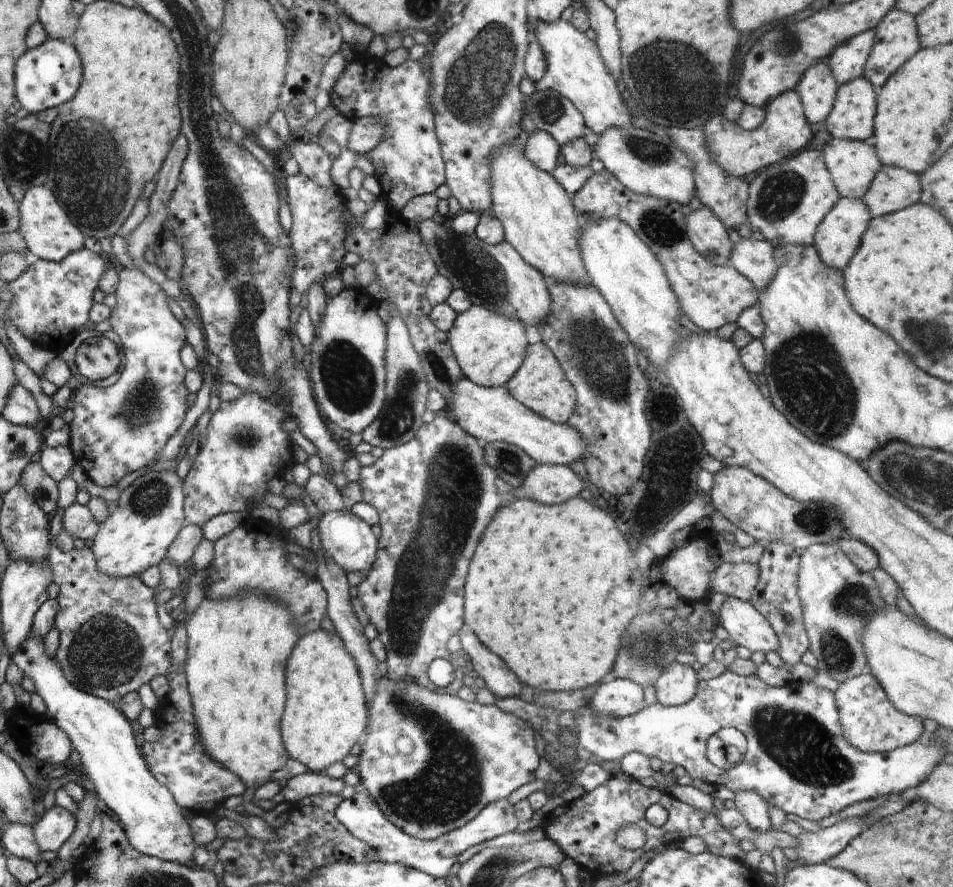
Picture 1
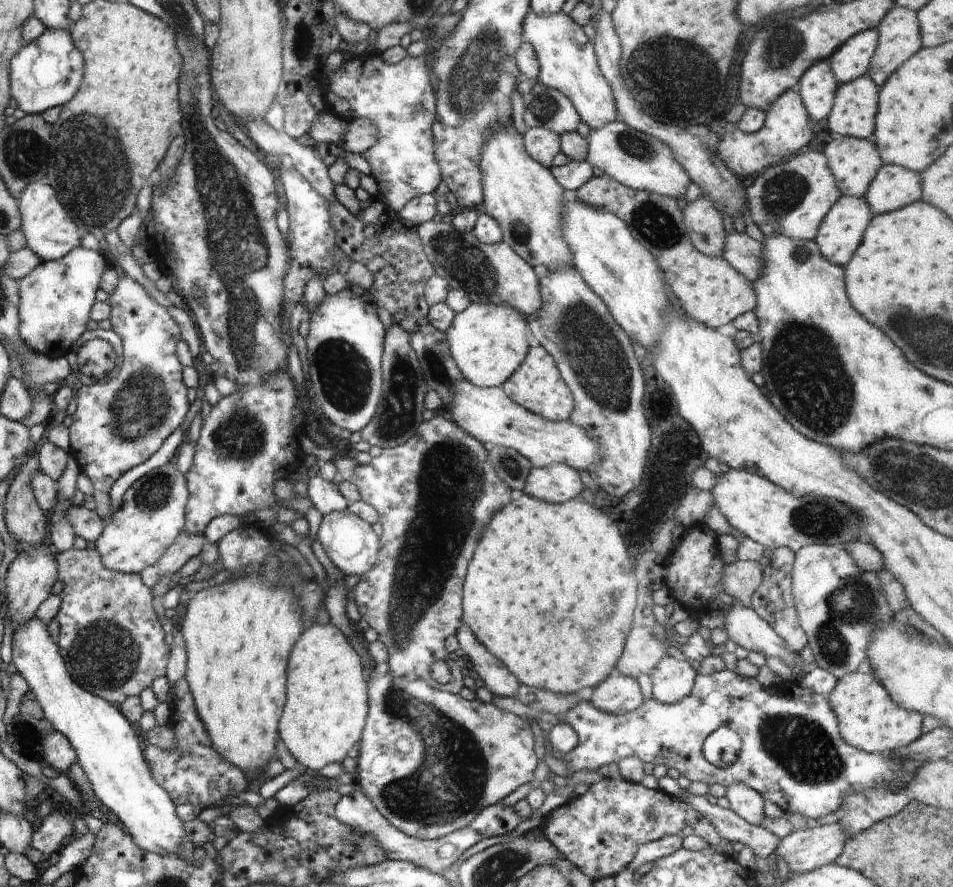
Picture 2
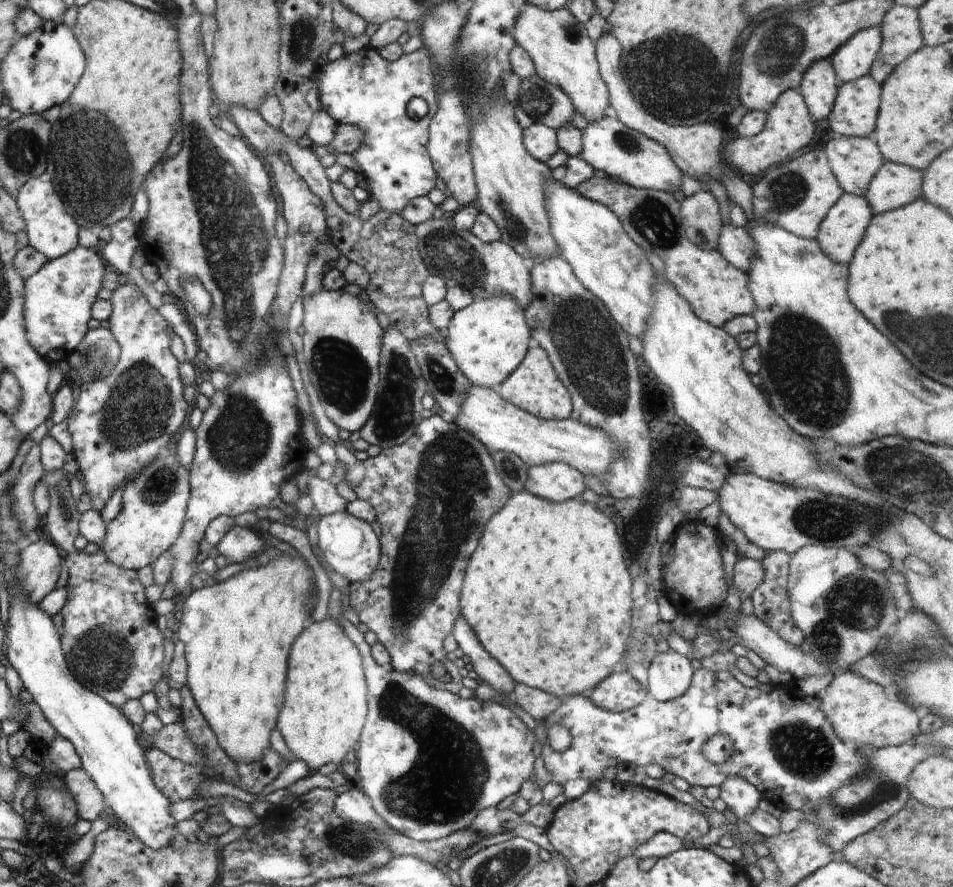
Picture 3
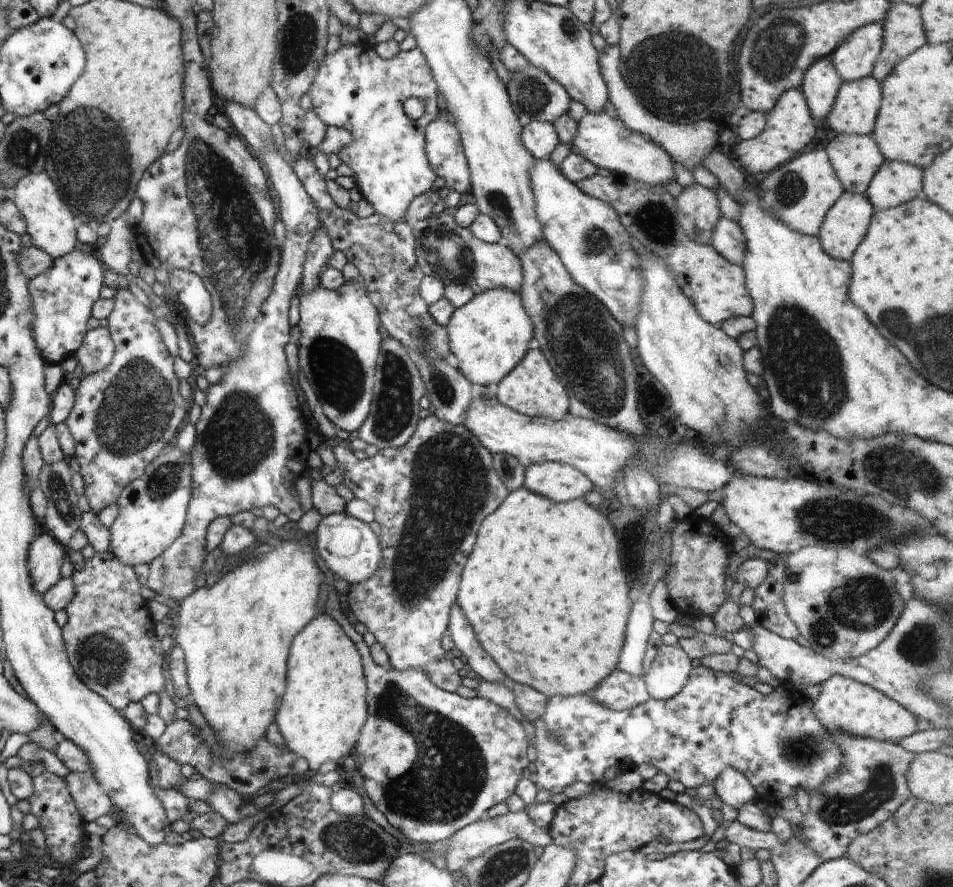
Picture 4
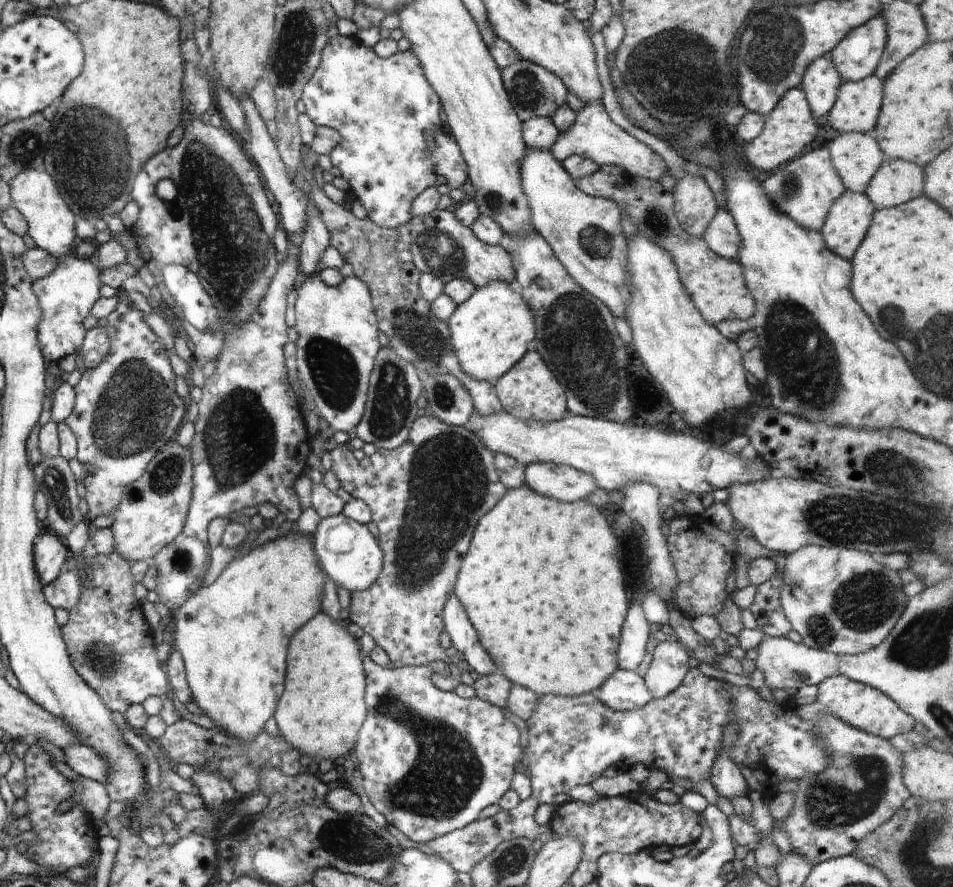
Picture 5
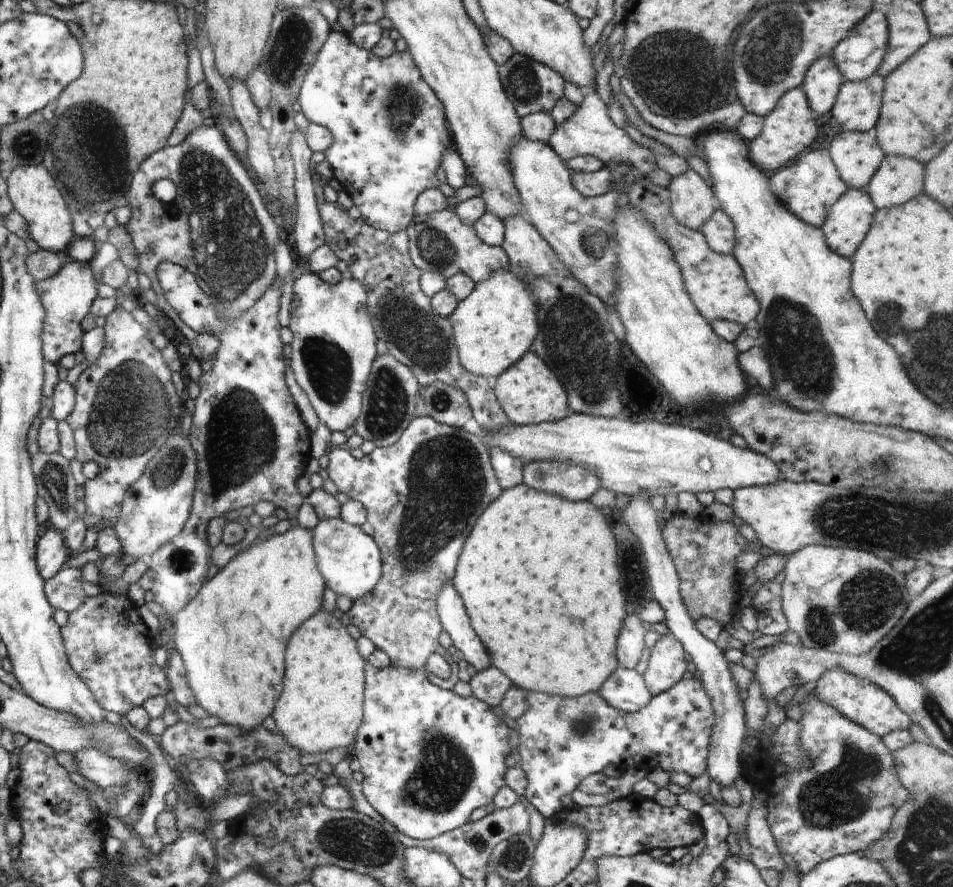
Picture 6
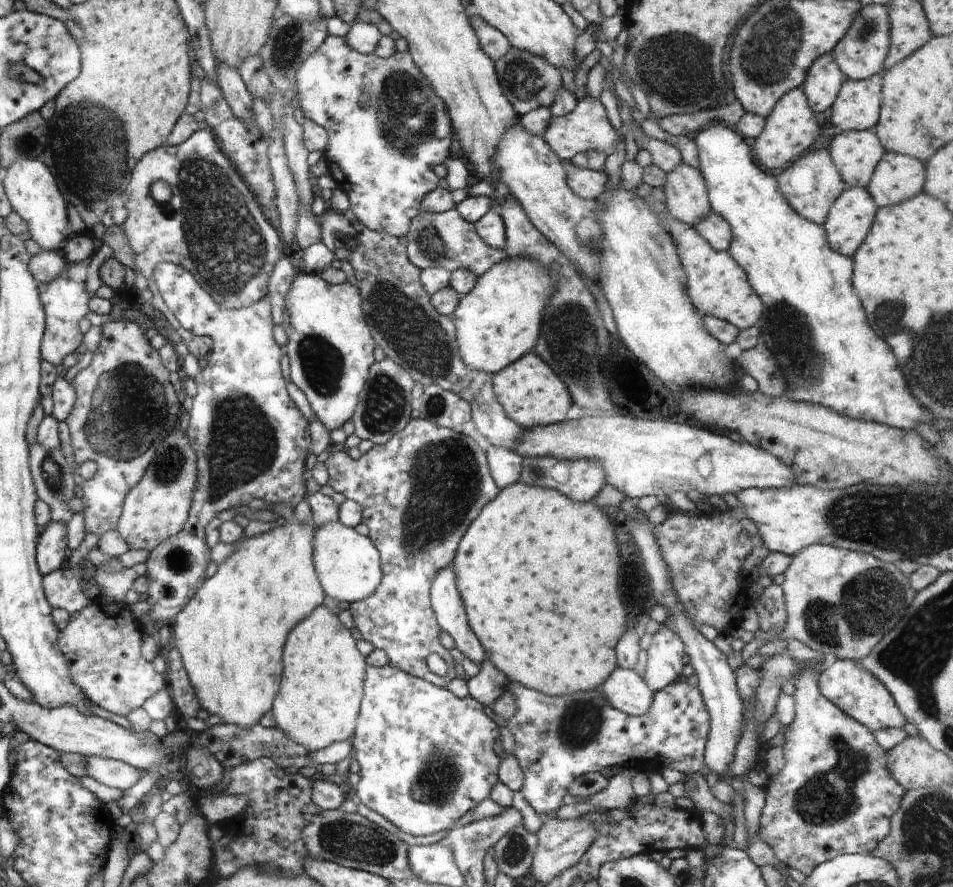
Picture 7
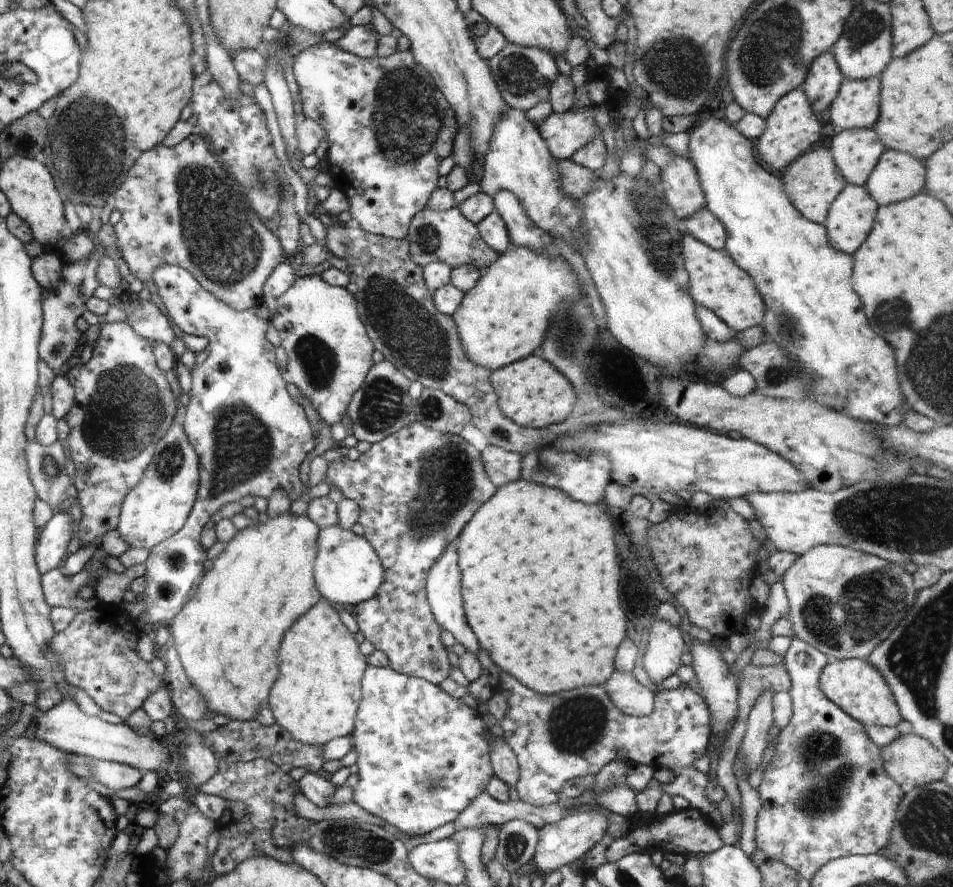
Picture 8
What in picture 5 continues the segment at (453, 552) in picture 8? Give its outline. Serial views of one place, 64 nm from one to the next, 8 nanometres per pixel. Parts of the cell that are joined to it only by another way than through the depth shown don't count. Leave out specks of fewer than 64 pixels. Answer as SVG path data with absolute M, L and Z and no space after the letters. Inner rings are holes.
M452 592L442 608L444 631L450 635L452 645L462 655L463 664L479 676L487 676L498 669L484 651L478 634L474 631L462 602Z

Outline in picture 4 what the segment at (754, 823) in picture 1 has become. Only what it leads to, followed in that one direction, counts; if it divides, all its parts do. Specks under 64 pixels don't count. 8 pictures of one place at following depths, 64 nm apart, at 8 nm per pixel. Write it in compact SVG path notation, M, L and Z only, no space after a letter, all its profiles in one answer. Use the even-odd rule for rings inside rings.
M732 766L720 772L713 786L722 802L732 806L736 811L744 808L748 802L754 803L754 798L758 798L744 774Z

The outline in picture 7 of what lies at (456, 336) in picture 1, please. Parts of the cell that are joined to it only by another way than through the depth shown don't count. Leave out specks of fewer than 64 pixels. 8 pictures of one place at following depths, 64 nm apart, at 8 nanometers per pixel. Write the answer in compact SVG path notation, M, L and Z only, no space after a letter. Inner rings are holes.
M526 256L506 258L504 262L493 265L485 274L477 278L474 288L461 298L458 307L451 315L462 360L474 370L482 370L494 375L533 352L544 324L544 308L548 306L548 300L552 298L552 290L555 288L556 278L550 274L550 270L546 270L544 266L540 266L538 262Z

